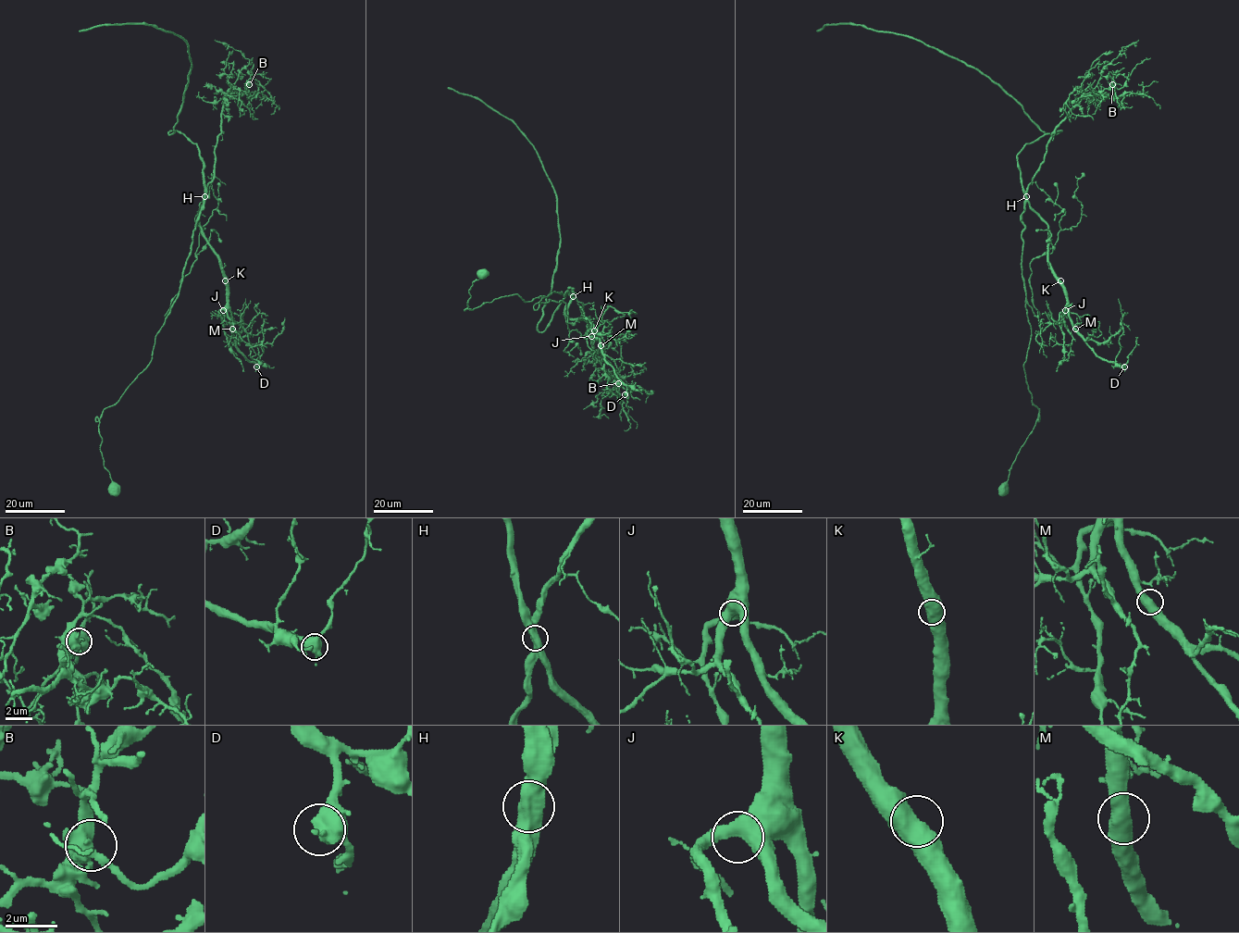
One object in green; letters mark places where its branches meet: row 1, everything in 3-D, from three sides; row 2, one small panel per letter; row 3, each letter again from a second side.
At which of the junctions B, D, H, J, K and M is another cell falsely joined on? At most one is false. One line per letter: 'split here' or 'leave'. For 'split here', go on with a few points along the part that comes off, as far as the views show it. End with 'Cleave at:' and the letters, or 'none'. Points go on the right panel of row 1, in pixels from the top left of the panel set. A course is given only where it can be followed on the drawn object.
B: leave
D: leave
H: split here | (1026, 196), (1018, 153), (1061, 130), (1044, 132), (986, 76), (906, 35), (853, 23), (816, 31)
J: leave
K: leave
M: leave
Cleave at: H

